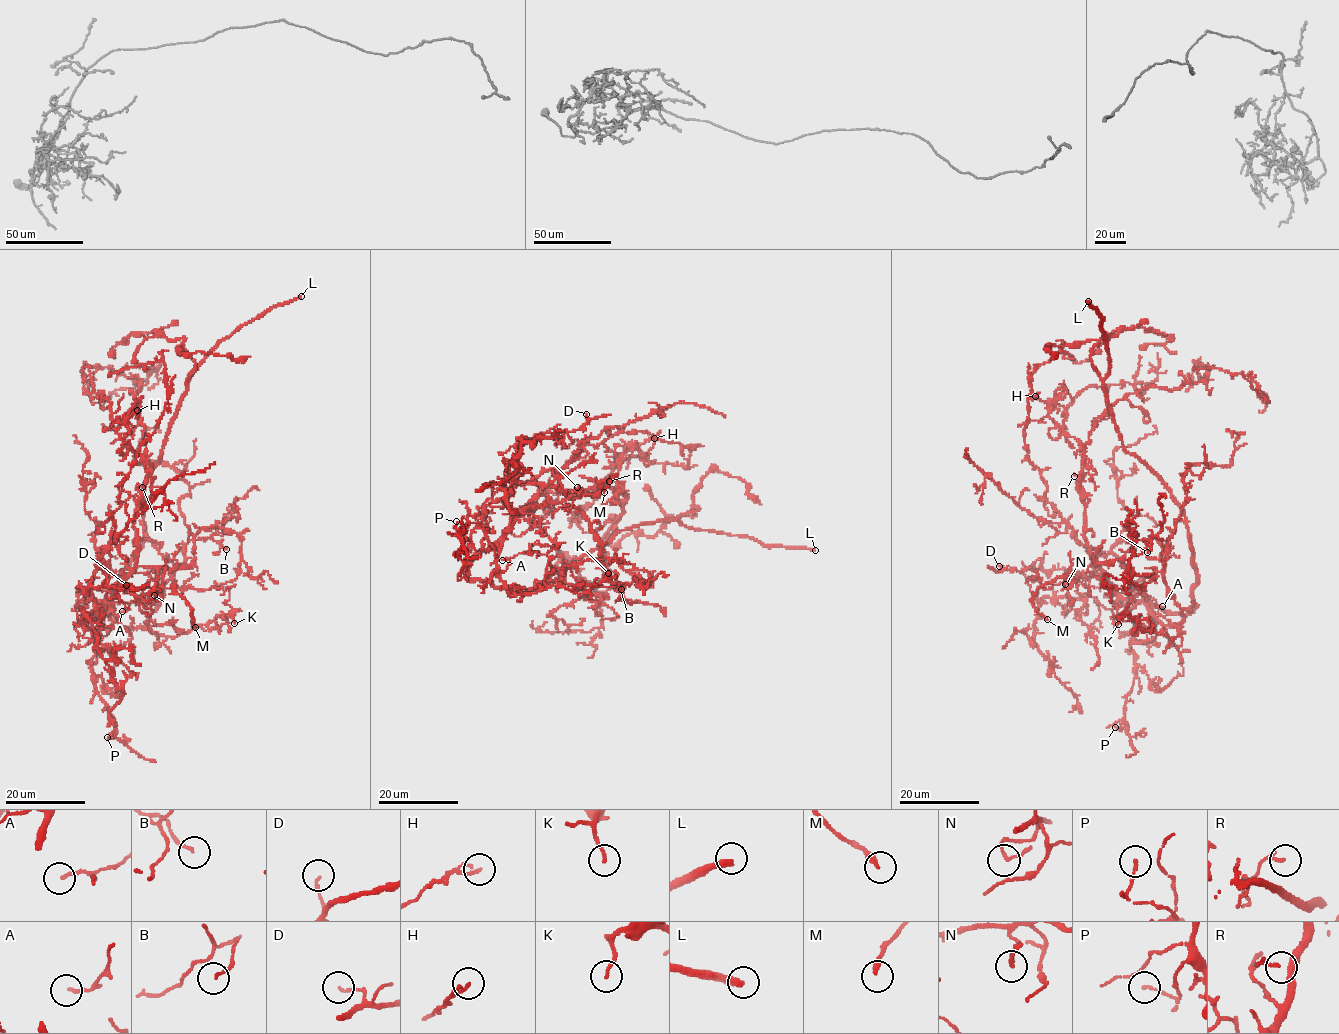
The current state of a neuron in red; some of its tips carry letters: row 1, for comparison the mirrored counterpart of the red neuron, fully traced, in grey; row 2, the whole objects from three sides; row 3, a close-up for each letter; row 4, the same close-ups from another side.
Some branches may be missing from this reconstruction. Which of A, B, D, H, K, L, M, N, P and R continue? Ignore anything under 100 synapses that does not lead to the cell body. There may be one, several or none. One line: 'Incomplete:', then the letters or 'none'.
Incomplete: L

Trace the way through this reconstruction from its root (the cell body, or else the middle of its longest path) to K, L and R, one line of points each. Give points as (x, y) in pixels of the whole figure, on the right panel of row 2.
K: (1161, 610), (1148, 610), (1178, 626), (1179, 635), (1154, 631), (1146, 618), (1122, 615), (1118, 624)
L: (1161, 610), (1186, 614), (1195, 605), (1185, 512), (1124, 449), (1104, 385), (1110, 361), (1102, 319), (1088, 301)
R: (1161, 610), (1146, 601), (1121, 597), (1113, 589), (1086, 542), (1081, 476), (1074, 476)

